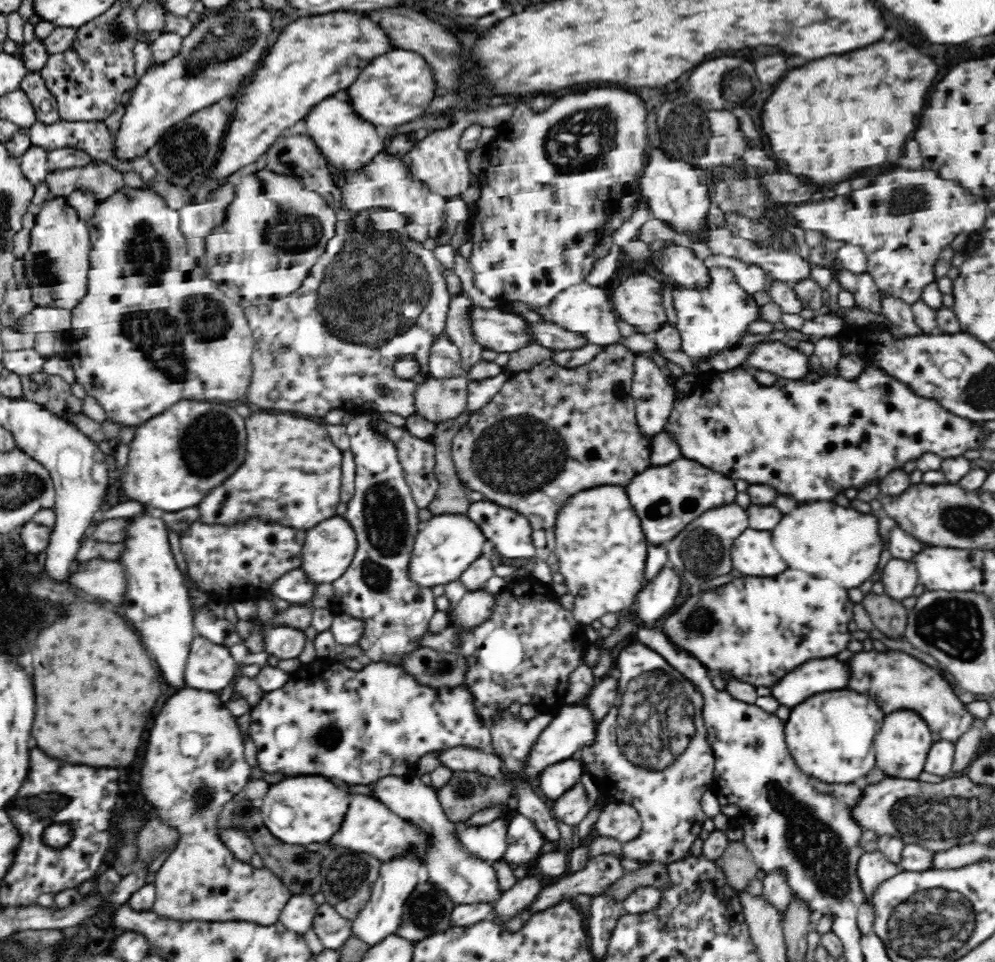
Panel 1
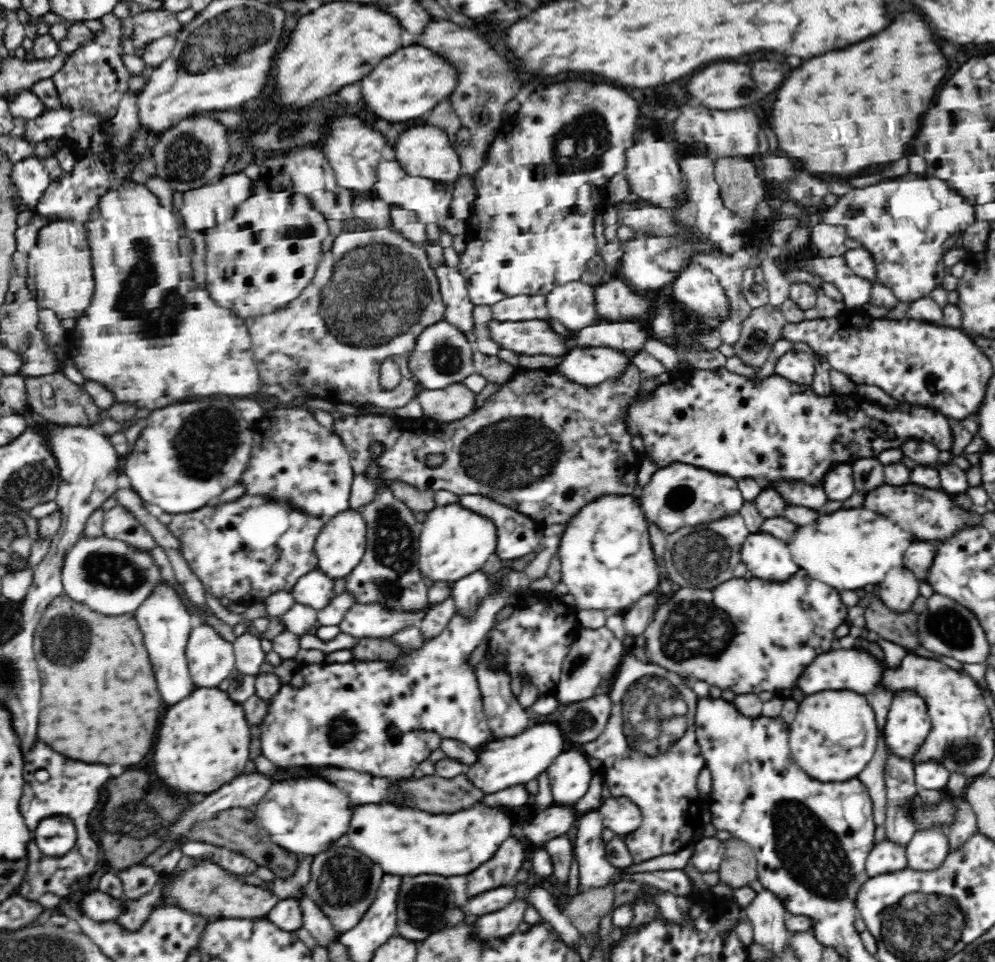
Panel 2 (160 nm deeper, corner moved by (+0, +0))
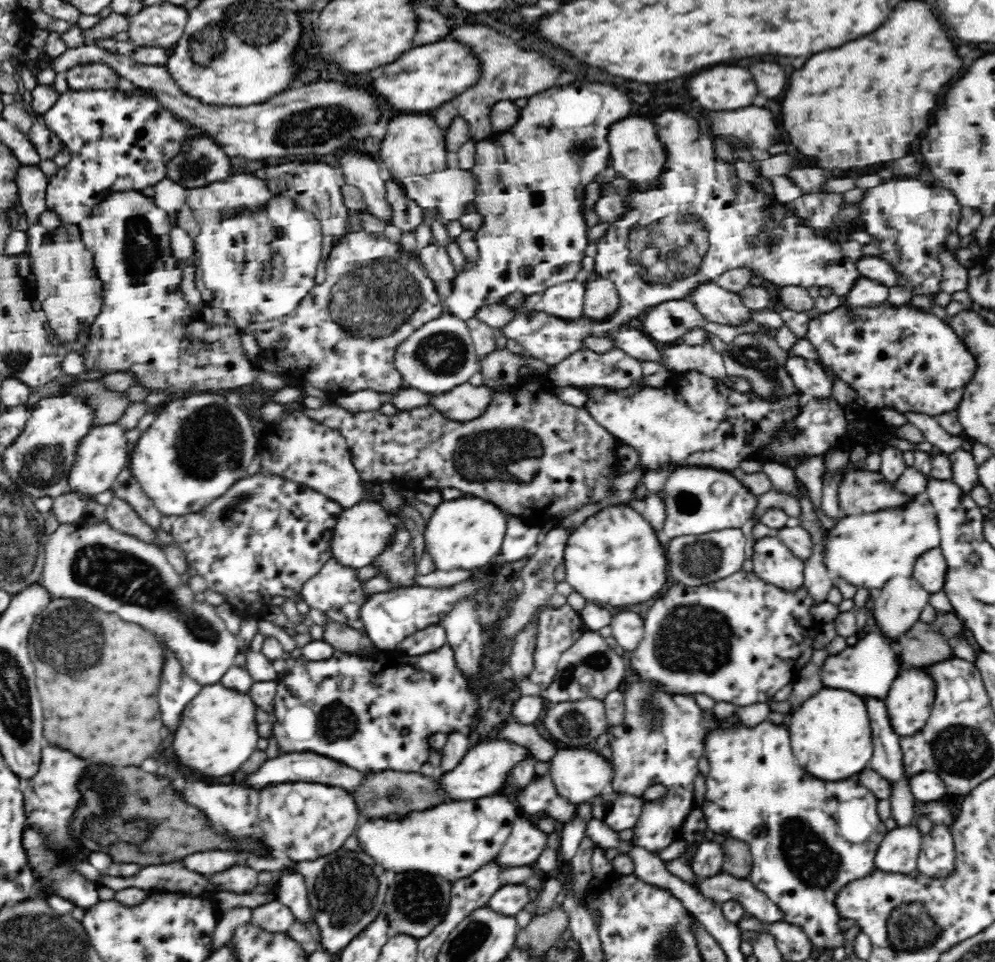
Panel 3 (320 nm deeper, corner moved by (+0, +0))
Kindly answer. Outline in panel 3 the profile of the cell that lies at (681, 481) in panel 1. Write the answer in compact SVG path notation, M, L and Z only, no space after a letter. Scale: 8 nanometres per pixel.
M678 467L661 490L665 494L666 516L660 535L666 540L680 535L701 535L717 530L739 529L757 513L758 496L730 473L712 467Z

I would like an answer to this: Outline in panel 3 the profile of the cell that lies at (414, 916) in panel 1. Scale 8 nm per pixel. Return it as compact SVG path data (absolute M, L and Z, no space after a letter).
M420 870L396 872L394 883L385 894L384 919L388 921L389 936L410 934L417 939L426 936L432 928L442 922L449 909L452 882L441 876Z

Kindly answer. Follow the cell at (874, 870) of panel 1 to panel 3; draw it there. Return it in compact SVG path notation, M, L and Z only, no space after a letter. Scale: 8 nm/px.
M915 822L888 831L876 851L875 869L906 875L915 872L922 841L923 834Z

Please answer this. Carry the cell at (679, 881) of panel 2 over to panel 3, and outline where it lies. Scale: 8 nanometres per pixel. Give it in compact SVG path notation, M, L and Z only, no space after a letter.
M722 872L715 877L701 878L697 889L719 904L738 901L744 910L762 922L784 920L784 913L748 878L736 878Z

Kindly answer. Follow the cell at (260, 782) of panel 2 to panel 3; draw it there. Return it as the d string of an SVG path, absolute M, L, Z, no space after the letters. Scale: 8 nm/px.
M286 754L280 758L266 759L264 764L260 766L260 770L256 774L244 775L238 781L243 781L245 786L249 786L254 790L262 790L268 784L278 784L278 782L320 782L320 784L328 784L328 786L340 786L346 788L348 792L354 792L364 775L356 769L342 765L334 759L320 754Z

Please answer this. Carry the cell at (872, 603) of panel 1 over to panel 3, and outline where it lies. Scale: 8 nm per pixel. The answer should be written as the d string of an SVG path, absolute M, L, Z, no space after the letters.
M918 622L900 637L903 662L906 666L929 666L956 658L954 646L932 625Z

